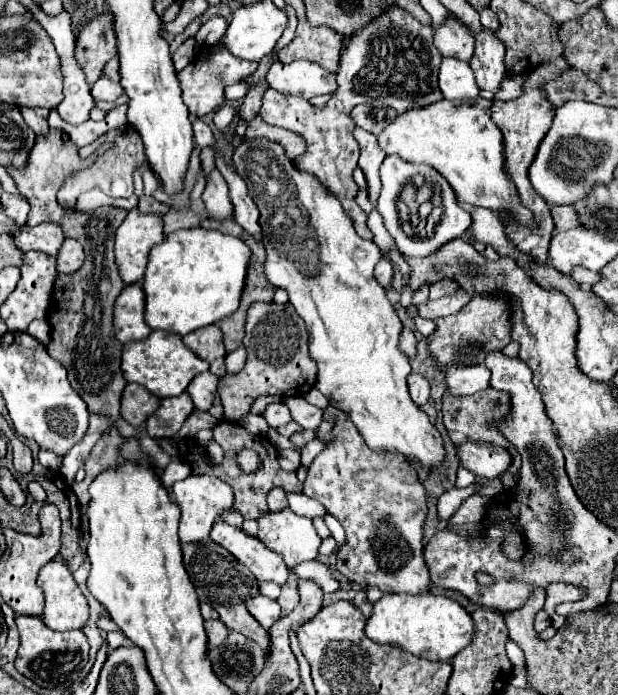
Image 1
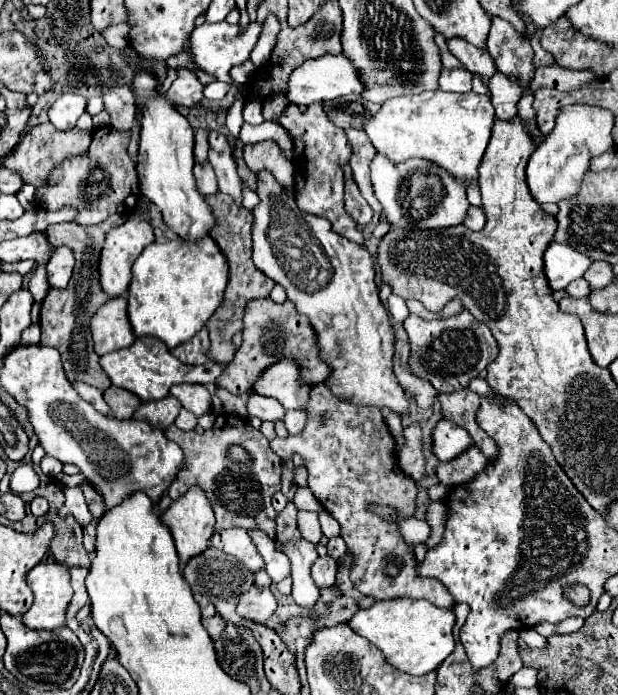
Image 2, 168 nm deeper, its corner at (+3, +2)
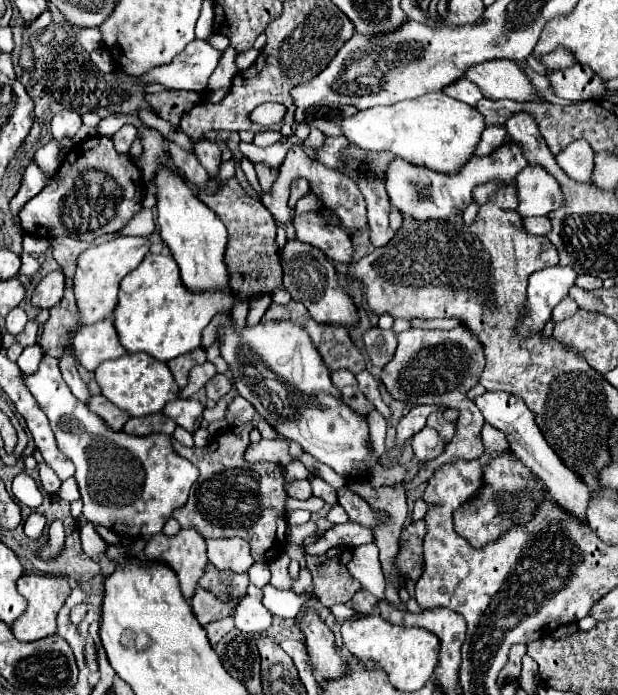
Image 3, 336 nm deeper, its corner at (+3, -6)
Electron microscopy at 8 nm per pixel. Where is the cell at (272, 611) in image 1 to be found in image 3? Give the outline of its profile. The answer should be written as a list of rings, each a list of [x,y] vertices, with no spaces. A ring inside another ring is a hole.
[[[253,583],[247,589],[247,597],[235,609],[235,627],[243,633],[261,633],[269,629],[273,615],[261,603],[261,589]]]

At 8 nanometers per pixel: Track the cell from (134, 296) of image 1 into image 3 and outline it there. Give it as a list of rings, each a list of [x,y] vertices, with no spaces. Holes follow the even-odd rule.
[[[111,319],[99,321],[91,327],[83,327],[73,339],[73,349],[77,361],[87,371],[95,371],[103,361],[127,353],[123,351],[123,347],[119,347],[119,337],[115,335],[115,327]]]

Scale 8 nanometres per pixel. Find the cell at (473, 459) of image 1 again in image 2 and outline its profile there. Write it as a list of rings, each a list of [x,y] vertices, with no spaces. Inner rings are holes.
[[[443,419],[433,429],[433,453],[439,457],[439,461],[447,463],[469,451],[473,445],[475,441],[471,439],[471,435],[451,421]]]

